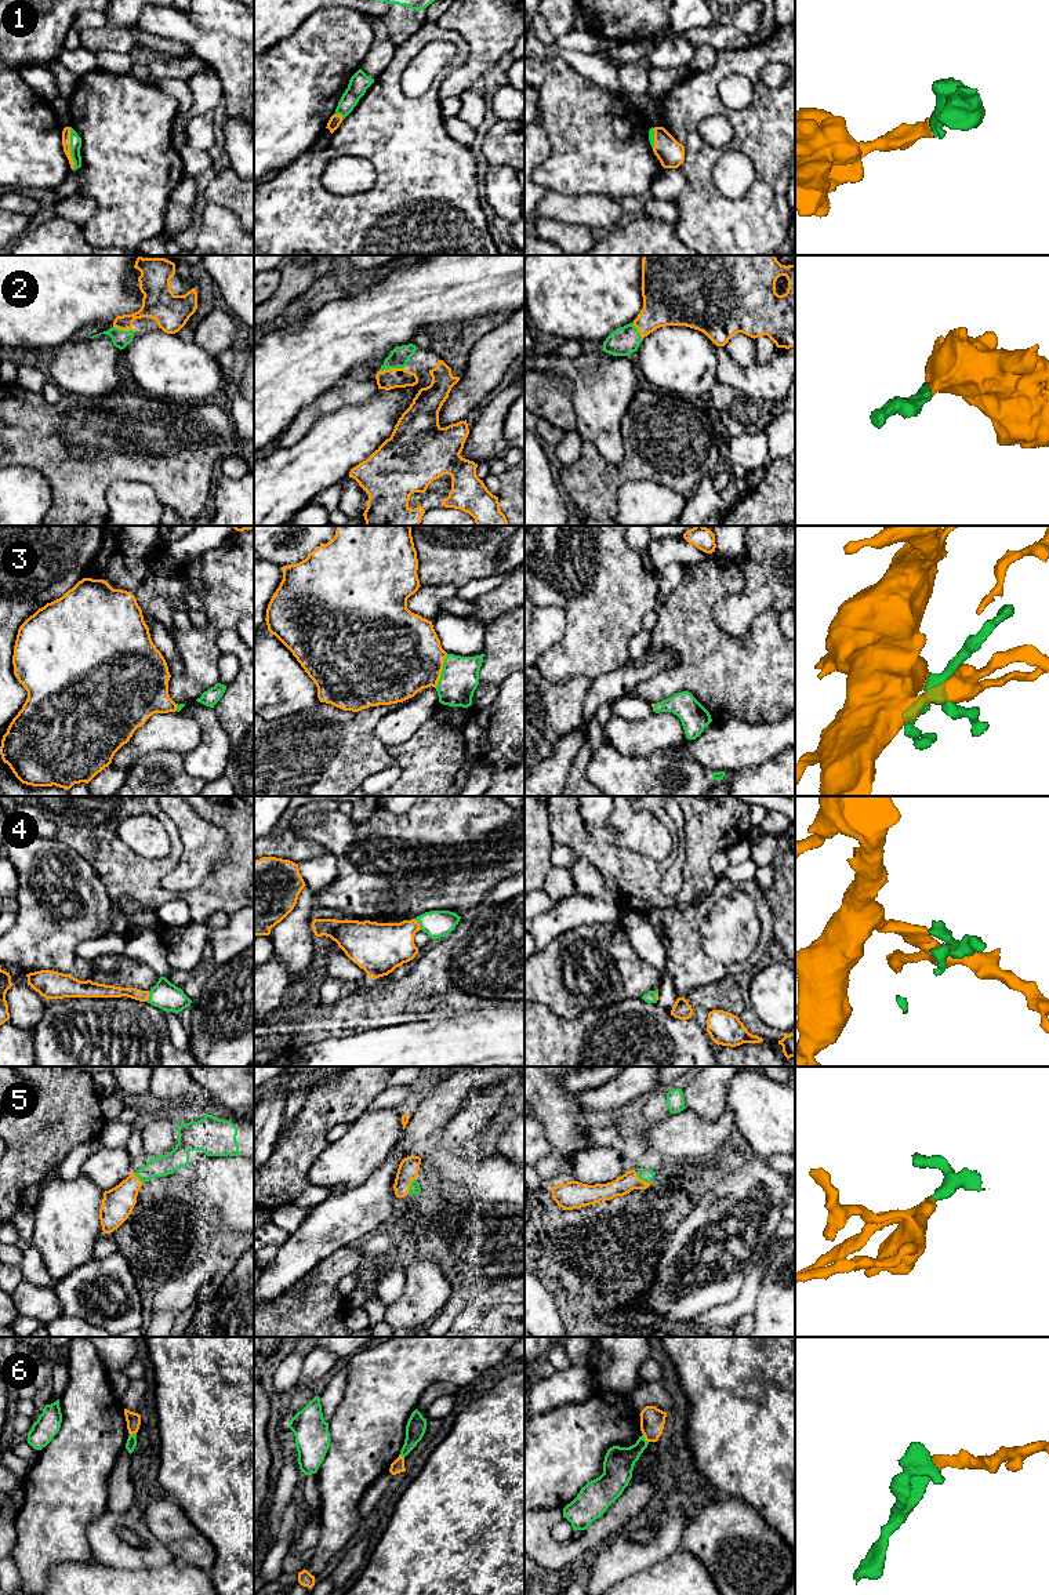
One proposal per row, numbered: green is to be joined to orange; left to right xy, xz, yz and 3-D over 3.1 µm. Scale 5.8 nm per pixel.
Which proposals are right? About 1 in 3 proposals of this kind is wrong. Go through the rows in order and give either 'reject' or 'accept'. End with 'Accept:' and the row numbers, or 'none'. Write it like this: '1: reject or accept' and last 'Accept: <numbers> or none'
1: accept
2: accept
3: accept
4: accept
5: accept
6: reject
Accept: 1, 2, 3, 4, 5

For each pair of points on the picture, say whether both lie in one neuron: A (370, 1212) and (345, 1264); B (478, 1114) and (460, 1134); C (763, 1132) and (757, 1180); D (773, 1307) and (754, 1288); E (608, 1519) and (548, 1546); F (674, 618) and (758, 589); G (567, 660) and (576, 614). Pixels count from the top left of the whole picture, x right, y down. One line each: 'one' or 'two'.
A: two
B: one
C: two
D: two
E: one
F: two
G: one

